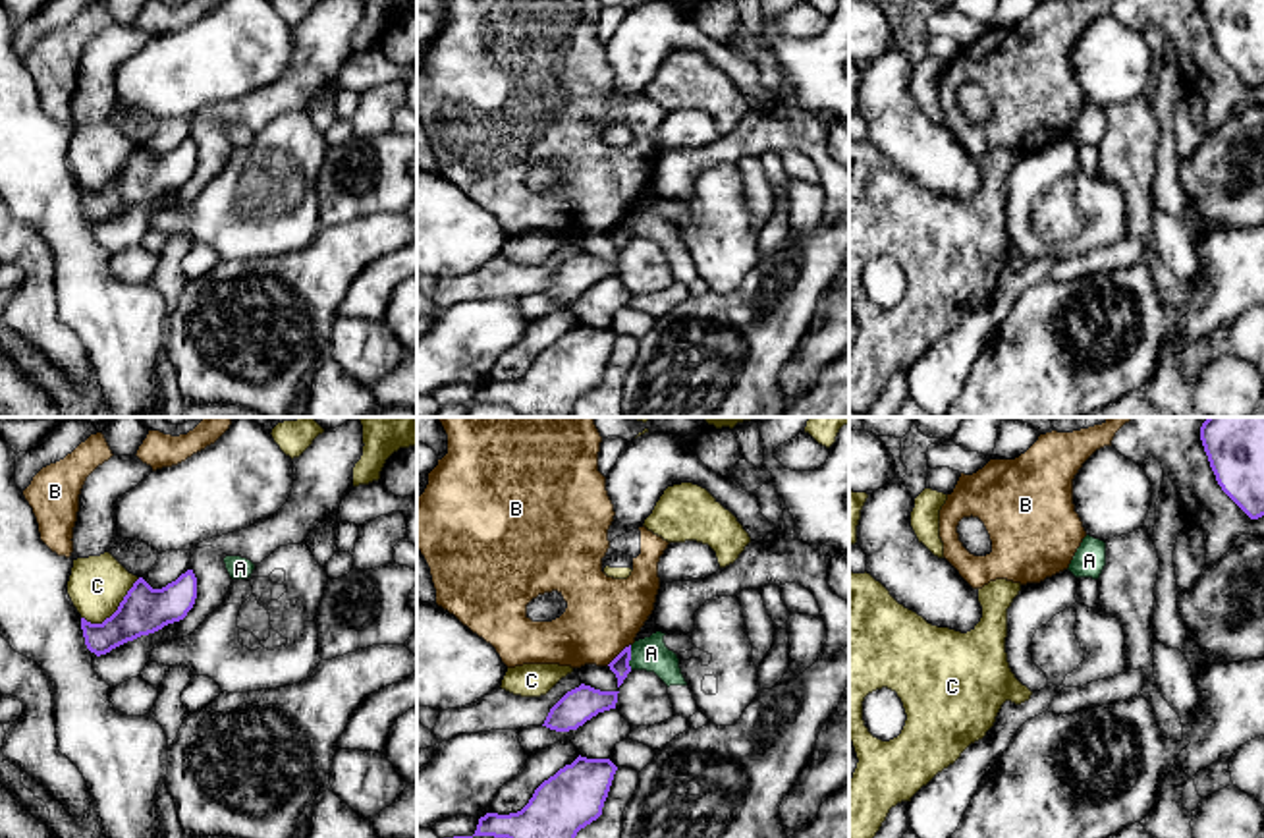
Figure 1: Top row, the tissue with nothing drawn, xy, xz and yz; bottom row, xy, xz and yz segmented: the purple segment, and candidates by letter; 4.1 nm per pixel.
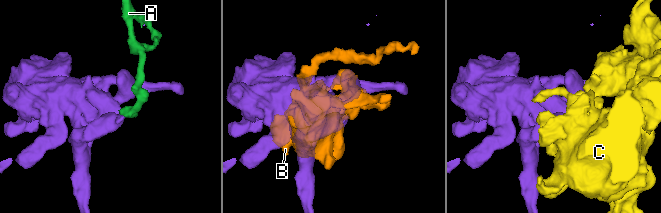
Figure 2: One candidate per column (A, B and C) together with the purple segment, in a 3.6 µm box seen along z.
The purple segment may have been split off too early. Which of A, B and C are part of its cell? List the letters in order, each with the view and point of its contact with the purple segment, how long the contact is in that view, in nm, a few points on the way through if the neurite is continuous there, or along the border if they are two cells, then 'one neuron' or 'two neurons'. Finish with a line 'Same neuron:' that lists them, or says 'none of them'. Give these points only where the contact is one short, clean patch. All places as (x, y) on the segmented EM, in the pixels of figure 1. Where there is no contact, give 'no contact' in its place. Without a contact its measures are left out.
A: contact xz (630, 657); length 100 nm; border xz (632, 645), (630, 669); two neurons
B: contact xz (620, 653); length 140 nm; border xz (630, 643), (606, 665); two neurons
C: contact xy (116, 611); length 300 nm; two neurons
Same neuron: none of them

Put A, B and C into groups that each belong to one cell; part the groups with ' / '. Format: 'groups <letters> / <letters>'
groups A / B / C

